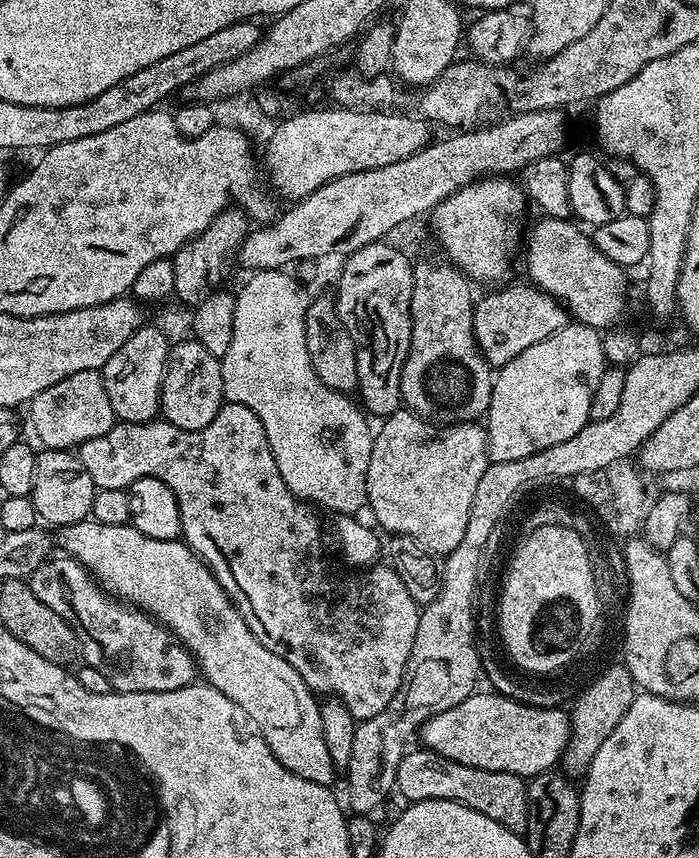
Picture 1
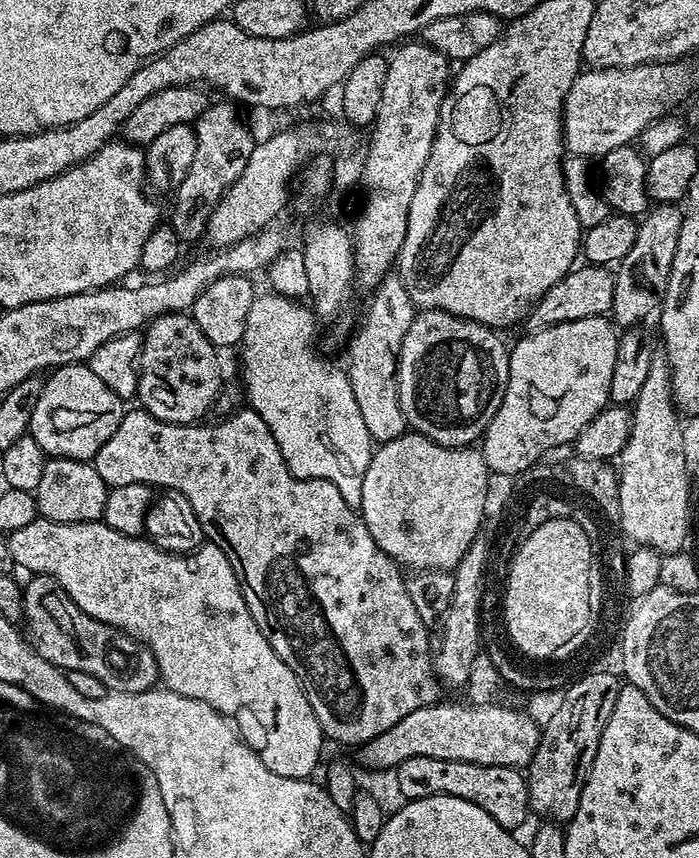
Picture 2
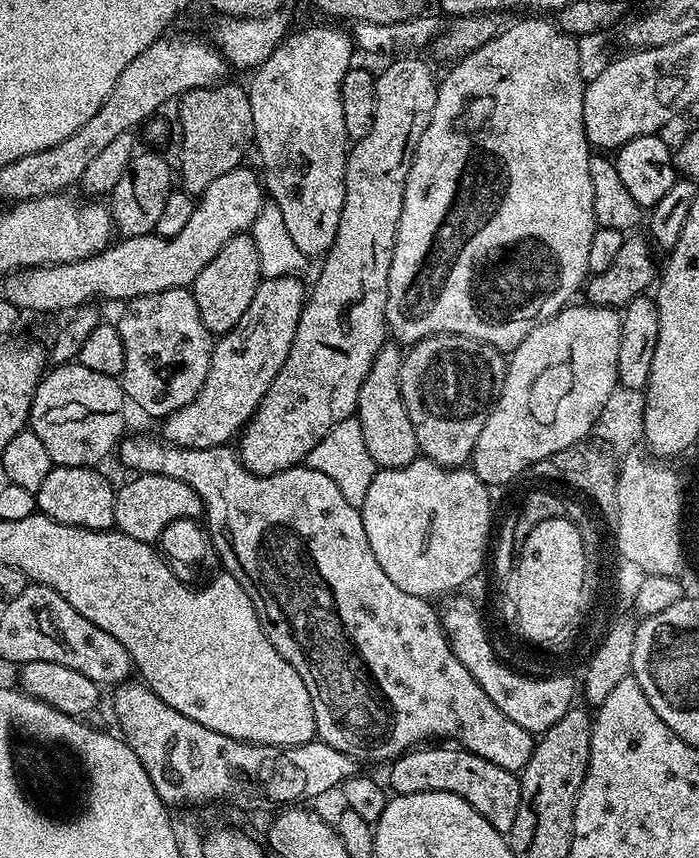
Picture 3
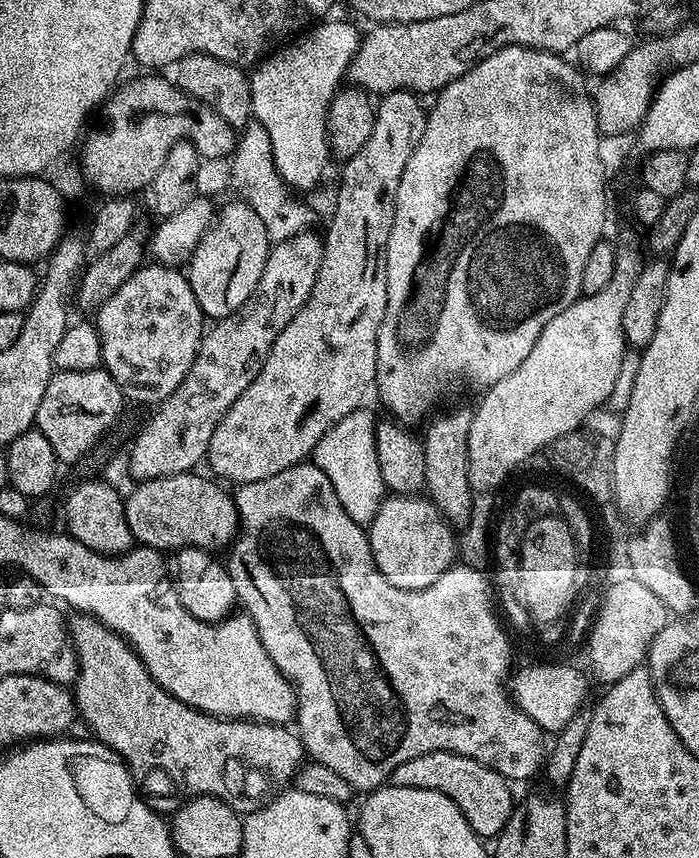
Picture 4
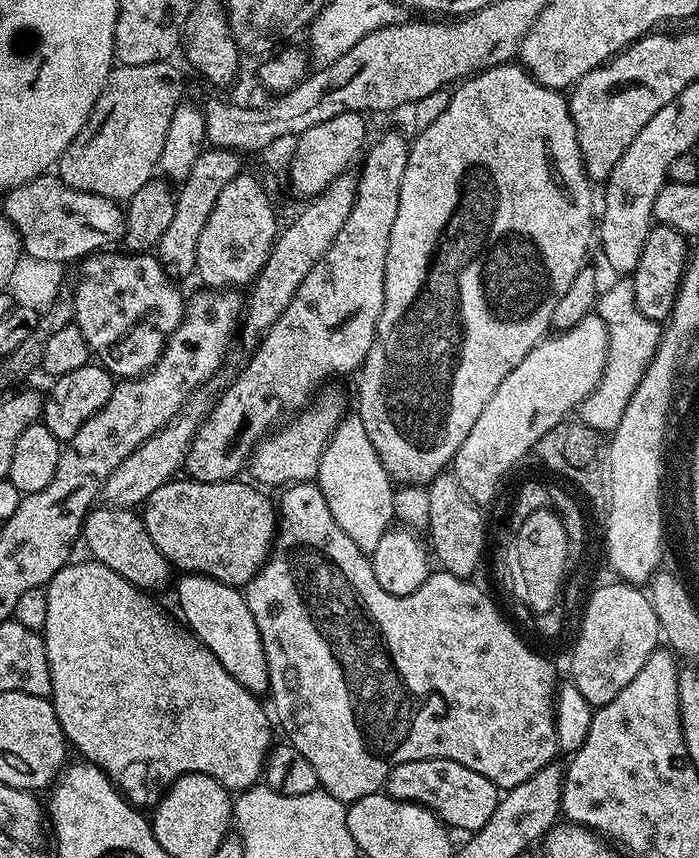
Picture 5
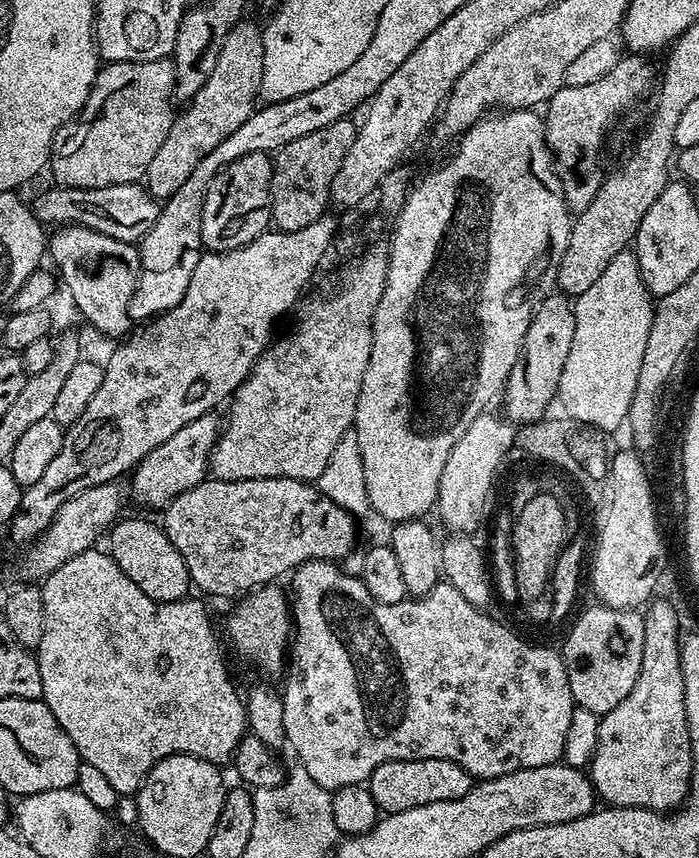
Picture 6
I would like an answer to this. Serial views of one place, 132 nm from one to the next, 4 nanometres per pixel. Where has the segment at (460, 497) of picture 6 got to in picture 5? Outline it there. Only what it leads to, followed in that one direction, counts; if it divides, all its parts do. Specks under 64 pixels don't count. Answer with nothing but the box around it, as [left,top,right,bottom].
[450,314,608,506]

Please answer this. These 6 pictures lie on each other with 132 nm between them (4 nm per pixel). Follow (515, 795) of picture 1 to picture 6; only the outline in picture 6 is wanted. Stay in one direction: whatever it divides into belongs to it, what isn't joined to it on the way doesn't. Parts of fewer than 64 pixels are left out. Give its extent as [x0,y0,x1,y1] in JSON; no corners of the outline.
[366,760,473,814]

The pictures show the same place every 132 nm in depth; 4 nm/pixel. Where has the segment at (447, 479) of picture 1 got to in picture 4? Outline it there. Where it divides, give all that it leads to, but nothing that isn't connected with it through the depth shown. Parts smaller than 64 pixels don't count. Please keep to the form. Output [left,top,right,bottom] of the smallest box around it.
[366,495,457,590]

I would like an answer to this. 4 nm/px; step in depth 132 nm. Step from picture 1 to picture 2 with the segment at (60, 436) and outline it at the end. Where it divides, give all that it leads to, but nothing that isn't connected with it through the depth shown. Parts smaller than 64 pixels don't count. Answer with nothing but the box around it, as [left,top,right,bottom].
[30,363,125,461]

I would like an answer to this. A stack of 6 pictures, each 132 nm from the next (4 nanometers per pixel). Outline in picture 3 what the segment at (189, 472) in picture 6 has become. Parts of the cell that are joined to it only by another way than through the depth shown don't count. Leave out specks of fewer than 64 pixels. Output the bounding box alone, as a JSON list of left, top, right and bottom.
[238,54,438,476]

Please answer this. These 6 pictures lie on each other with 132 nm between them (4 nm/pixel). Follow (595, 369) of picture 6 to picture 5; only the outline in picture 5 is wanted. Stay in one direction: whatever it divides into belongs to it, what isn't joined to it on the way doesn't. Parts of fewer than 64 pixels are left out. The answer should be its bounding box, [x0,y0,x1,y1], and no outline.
[578,278,662,434]

